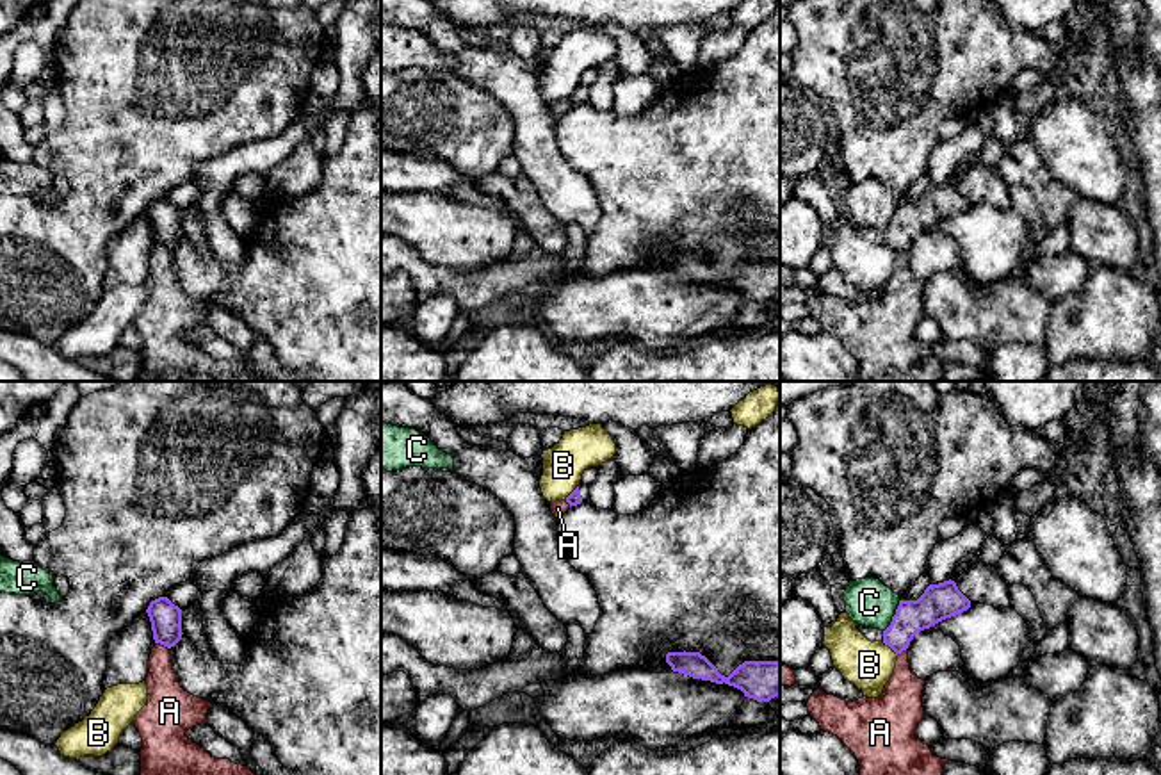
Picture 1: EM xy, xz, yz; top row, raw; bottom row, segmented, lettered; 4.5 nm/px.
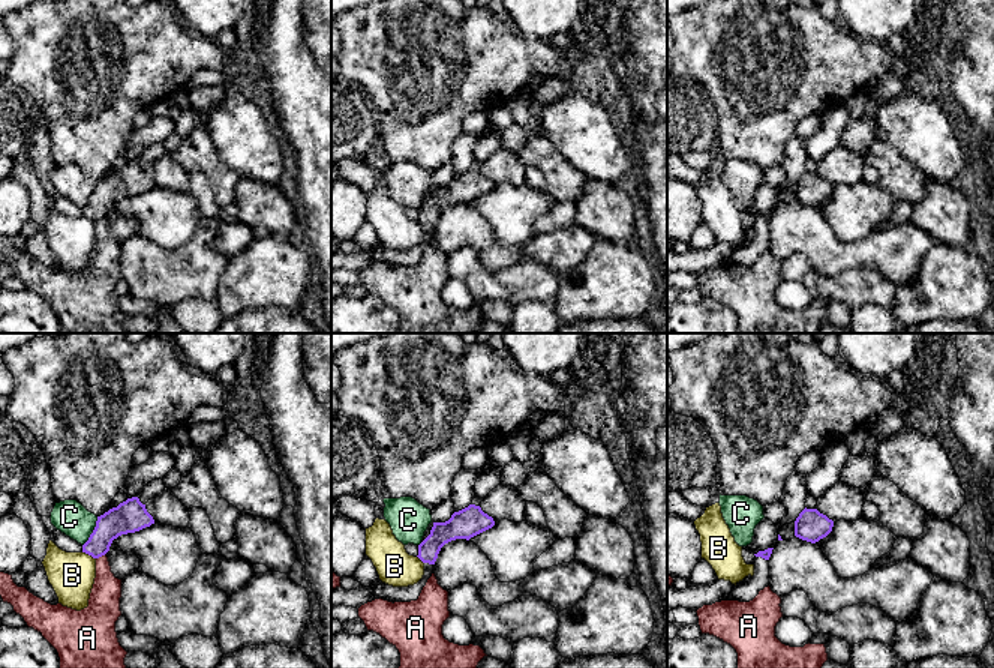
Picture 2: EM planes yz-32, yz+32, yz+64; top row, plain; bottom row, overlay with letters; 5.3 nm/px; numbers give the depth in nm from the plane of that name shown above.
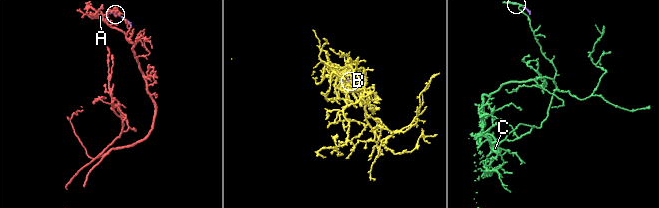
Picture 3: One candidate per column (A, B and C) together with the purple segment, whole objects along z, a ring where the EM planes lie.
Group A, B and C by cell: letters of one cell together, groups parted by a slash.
A / B / C

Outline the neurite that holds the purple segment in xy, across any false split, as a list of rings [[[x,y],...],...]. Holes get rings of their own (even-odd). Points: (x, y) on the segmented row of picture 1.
[[[167,597],[151,600],[146,613],[151,622],[155,643],[171,649],[182,640],[182,609]]]

